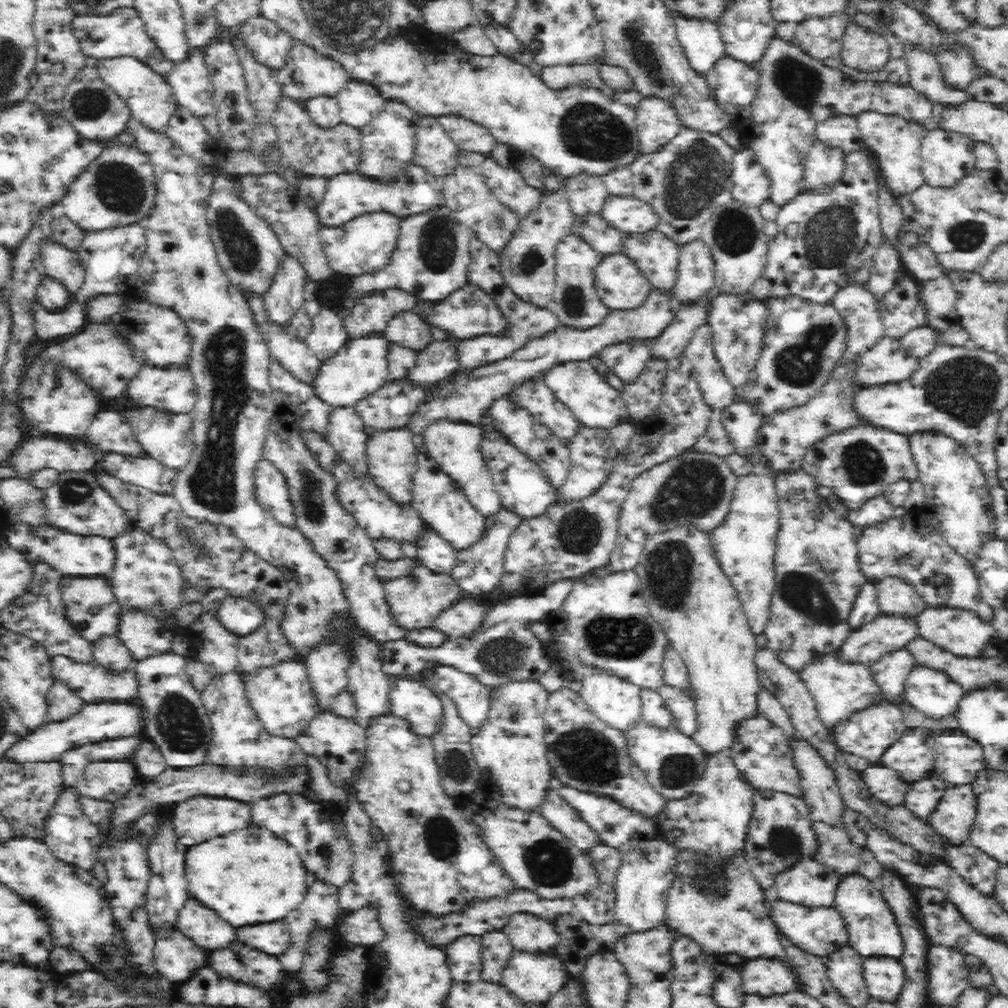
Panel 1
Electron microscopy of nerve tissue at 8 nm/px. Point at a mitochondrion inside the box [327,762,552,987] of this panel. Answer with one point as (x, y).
(441, 839)

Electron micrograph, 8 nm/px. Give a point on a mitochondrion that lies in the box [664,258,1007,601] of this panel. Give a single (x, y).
(964, 388)

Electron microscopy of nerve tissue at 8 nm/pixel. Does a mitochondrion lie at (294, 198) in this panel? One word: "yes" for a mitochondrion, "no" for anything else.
no

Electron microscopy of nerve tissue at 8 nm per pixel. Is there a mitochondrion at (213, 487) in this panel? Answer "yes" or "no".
yes

